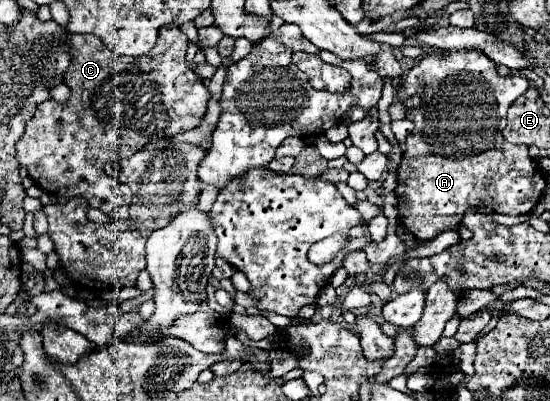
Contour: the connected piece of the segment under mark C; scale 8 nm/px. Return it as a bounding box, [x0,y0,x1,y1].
[16,26,212,218]

